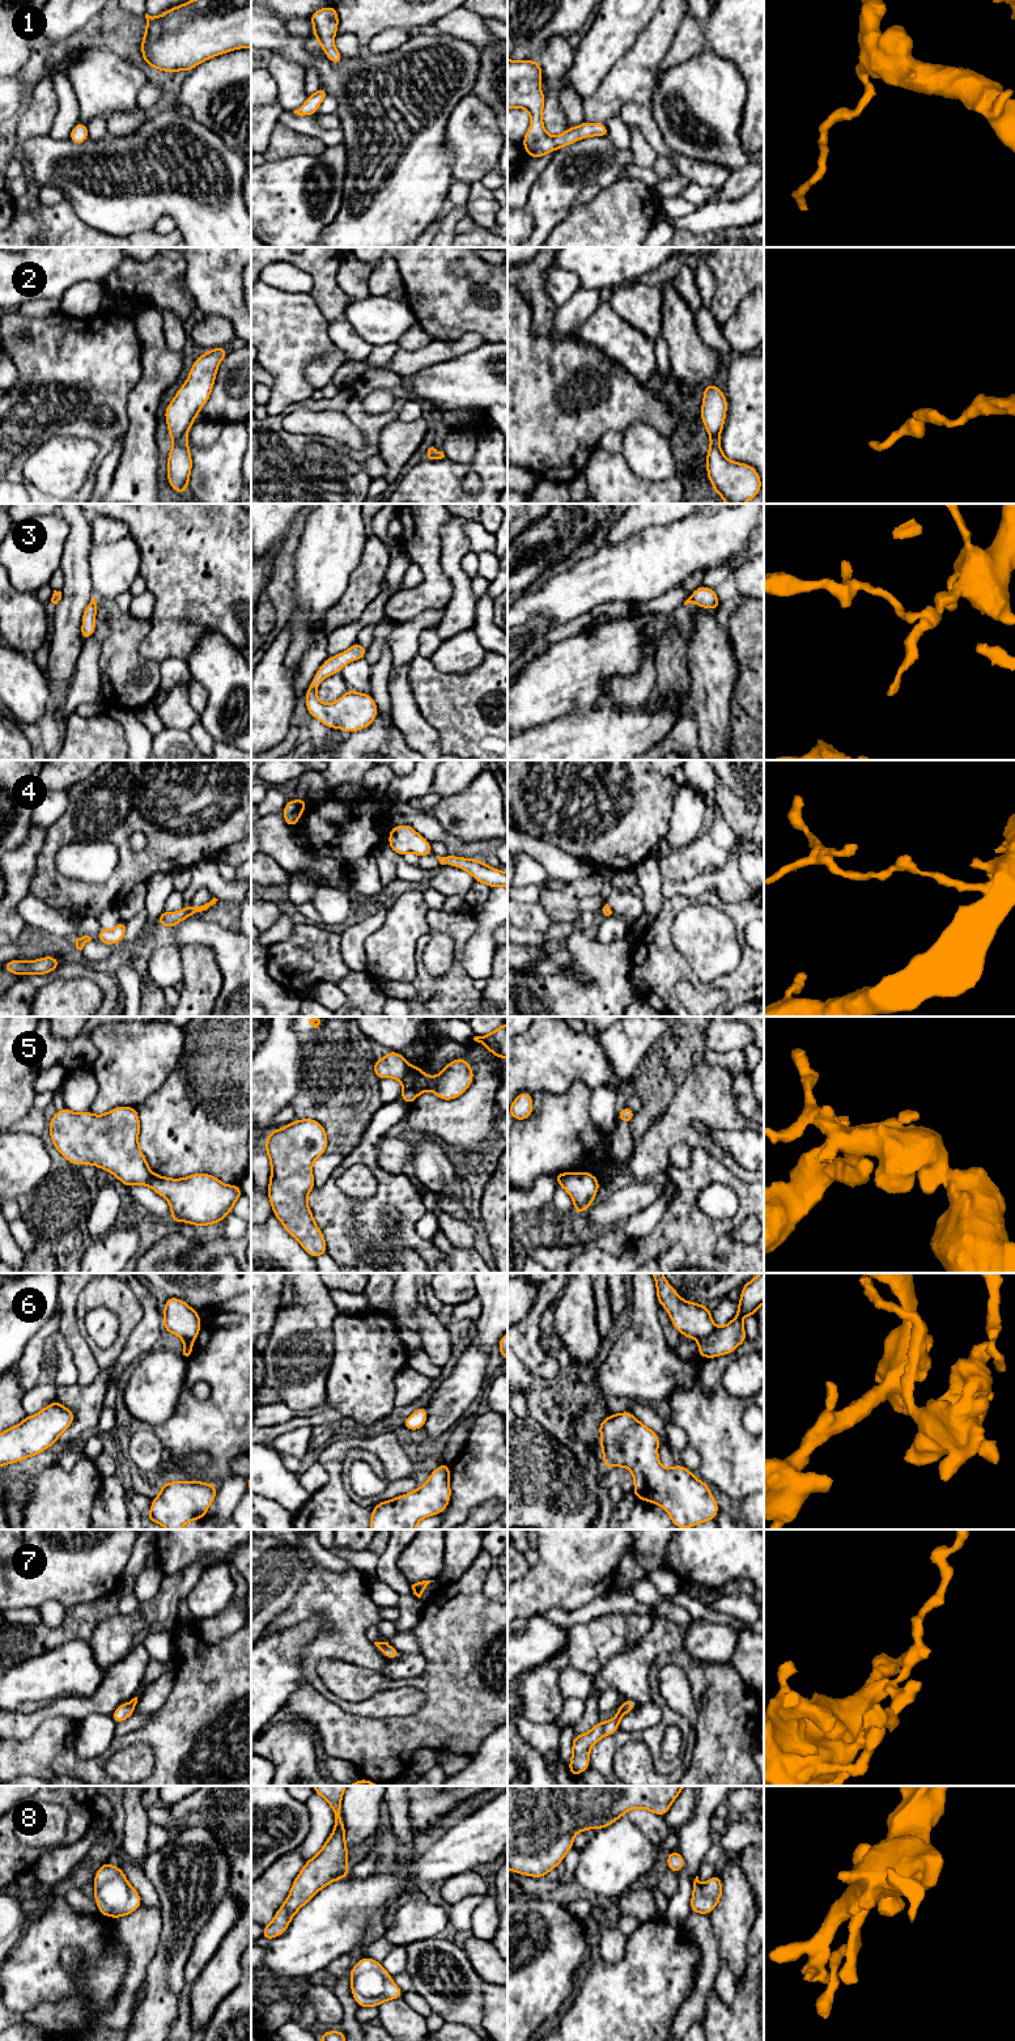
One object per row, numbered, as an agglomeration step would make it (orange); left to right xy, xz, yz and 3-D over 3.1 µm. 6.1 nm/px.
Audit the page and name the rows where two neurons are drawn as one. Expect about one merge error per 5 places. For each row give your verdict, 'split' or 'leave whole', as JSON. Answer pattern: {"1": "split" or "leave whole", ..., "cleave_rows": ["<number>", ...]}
{"1": "leave whole", "2": "leave whole", "3": "leave whole", "4": "leave whole", "5": "split", "6": "split", "7": "leave whole", "8": "leave whole", "cleave_rows": ["5", "6"]}

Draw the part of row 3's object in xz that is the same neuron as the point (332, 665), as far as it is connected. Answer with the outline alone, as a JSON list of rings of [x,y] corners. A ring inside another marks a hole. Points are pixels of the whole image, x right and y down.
[[[356,642],[348,650],[335,657],[328,657],[310,683],[305,695],[307,712],[328,729],[339,727],[345,733],[352,733],[370,726],[377,717],[378,710],[371,695],[348,689],[339,700],[331,704],[320,703],[317,696],[318,686],[323,679],[340,672],[352,661],[364,659],[366,652],[368,648]]]

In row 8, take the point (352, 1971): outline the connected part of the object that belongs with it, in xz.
[[[362,1957],[349,1972],[352,1995],[358,2007],[378,2007],[386,2000],[402,1998],[403,1990],[392,1982],[381,1962]]]

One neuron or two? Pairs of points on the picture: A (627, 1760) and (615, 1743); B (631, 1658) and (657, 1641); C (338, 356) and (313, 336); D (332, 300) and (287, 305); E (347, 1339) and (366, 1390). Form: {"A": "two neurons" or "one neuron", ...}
{"A": "two neurons", "B": "one neuron", "C": "two neurons", "D": "two neurons", "E": "one neuron"}

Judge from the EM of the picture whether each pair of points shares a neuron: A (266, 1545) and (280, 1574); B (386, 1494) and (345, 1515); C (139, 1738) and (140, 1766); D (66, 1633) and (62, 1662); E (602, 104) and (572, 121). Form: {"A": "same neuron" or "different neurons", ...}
{"A": "same neuron", "B": "different neurons", "C": "different neurons", "D": "different neurons", "E": "different neurons"}

